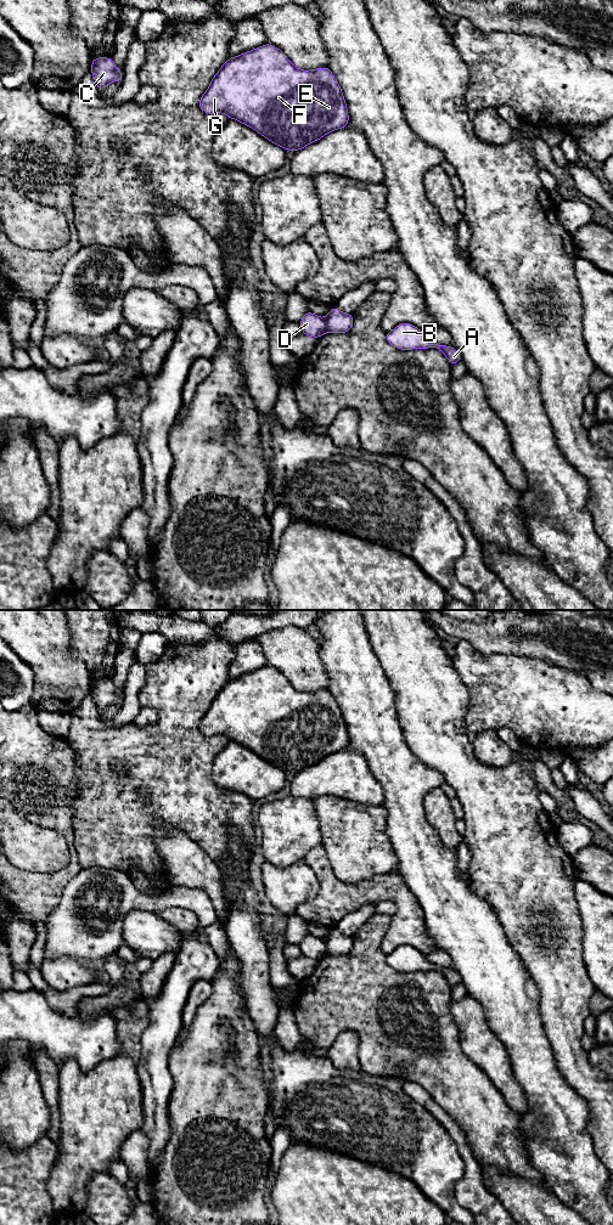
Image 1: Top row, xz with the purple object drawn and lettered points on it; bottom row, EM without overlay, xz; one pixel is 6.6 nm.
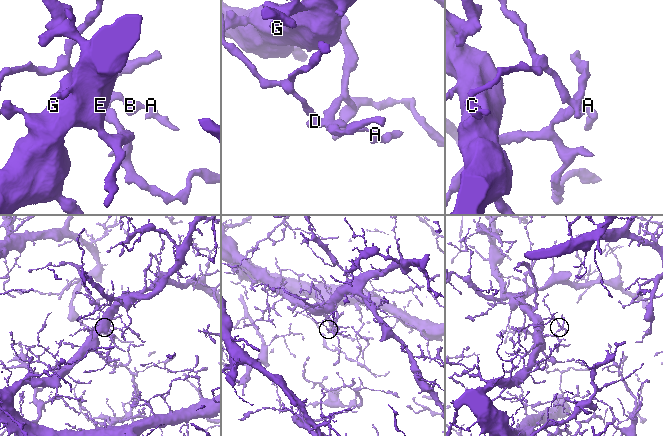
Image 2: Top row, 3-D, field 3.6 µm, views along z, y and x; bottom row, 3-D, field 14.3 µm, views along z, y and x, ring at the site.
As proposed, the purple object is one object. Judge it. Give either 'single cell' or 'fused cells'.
fused cells

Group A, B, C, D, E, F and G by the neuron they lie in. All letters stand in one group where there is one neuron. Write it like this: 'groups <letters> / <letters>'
groups A B C E F G / D

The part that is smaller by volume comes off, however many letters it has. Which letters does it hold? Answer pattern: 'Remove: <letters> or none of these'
Remove: D

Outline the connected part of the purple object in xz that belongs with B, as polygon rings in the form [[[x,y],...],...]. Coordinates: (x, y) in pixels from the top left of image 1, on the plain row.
[[[399,945],[394,952],[386,955],[386,961],[392,969],[400,972],[438,971],[446,978],[450,988],[462,983],[462,980],[456,971],[432,964],[424,954],[411,945]]]

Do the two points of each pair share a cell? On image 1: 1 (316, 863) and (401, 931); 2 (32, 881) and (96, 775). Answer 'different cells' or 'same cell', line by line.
1: same cell
2: different cells

